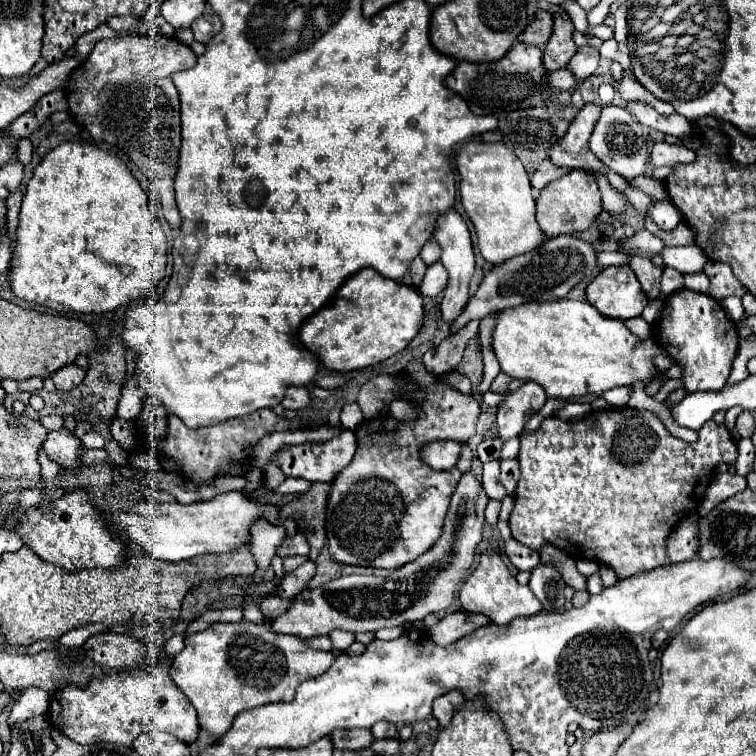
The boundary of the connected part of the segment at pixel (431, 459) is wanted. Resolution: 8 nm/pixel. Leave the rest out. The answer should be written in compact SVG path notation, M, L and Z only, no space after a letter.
M436 440L422 448L422 460L426 460L436 470L454 468L462 452L462 444L454 440Z

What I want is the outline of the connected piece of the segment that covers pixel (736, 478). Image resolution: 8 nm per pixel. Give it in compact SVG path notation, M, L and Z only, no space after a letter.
M716 474L712 484L706 490L706 496L698 508L700 516L706 516L712 508L716 508L720 502L732 498L734 494L746 490L746 478L740 474Z

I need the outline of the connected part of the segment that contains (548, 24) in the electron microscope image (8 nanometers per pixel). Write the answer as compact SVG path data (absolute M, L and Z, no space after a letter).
M536 10L536 18L524 28L518 42L542 48L548 42L550 34L552 34L552 14L544 10Z

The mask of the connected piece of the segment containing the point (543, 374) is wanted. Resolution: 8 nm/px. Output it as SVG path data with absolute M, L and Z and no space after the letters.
M556 300L556 302L530 302L516 308L508 308L498 314L496 330L492 332L492 348L500 362L502 372L511 378L532 380L544 386L548 398L576 398L576 396L600 396L616 386L634 386L642 382L644 386L662 378L658 374L654 358L658 354L658 344L654 338L640 340L632 334L622 320L604 318L588 302L576 300Z

